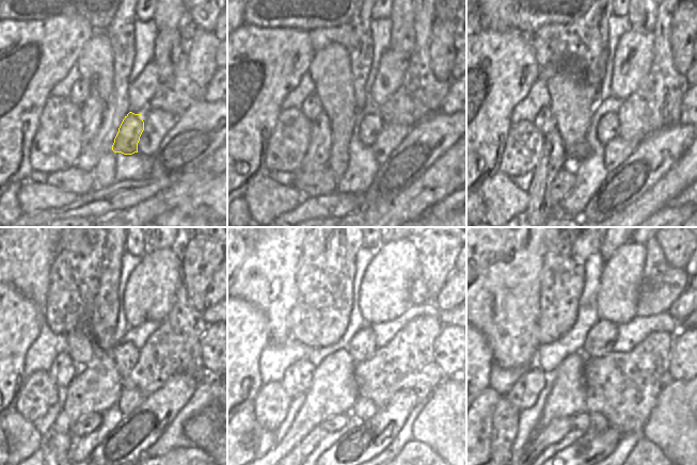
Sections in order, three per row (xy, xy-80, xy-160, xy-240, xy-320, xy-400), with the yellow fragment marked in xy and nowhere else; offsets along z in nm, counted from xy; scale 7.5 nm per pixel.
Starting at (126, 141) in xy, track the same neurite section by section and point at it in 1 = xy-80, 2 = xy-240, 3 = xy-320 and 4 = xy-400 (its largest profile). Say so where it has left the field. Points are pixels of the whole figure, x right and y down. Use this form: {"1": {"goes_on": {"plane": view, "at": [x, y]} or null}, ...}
{"1": {"goes_on": {"plane": "xy-80", "at": [370, 126]}}, "2": {"goes_on": {"plane": "xy-240", "at": [125, 355]}}, "3": {"goes_on": {"plane": "xy-320", "at": [361, 348]}}, "4": {"goes_on": {"plane": "xy-400", "at": [602, 336]}}}

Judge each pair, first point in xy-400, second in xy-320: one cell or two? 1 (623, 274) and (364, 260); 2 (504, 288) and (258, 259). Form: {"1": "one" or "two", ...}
{"1": "two", "2": "one"}

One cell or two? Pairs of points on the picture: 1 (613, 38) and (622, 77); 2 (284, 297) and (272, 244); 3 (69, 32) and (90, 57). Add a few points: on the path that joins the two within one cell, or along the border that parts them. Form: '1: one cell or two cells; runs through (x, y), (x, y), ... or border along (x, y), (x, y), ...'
1: two cells; border along (630, 28), (616, 45), (611, 73)
2: one cell; runs through (284, 284), (275, 271), (272, 257)
3: two cells; border along (95, 32), (82, 47), (75, 64)

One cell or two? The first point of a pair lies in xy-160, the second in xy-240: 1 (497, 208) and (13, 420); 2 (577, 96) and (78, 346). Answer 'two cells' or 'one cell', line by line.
1: one cell
2: one cell

